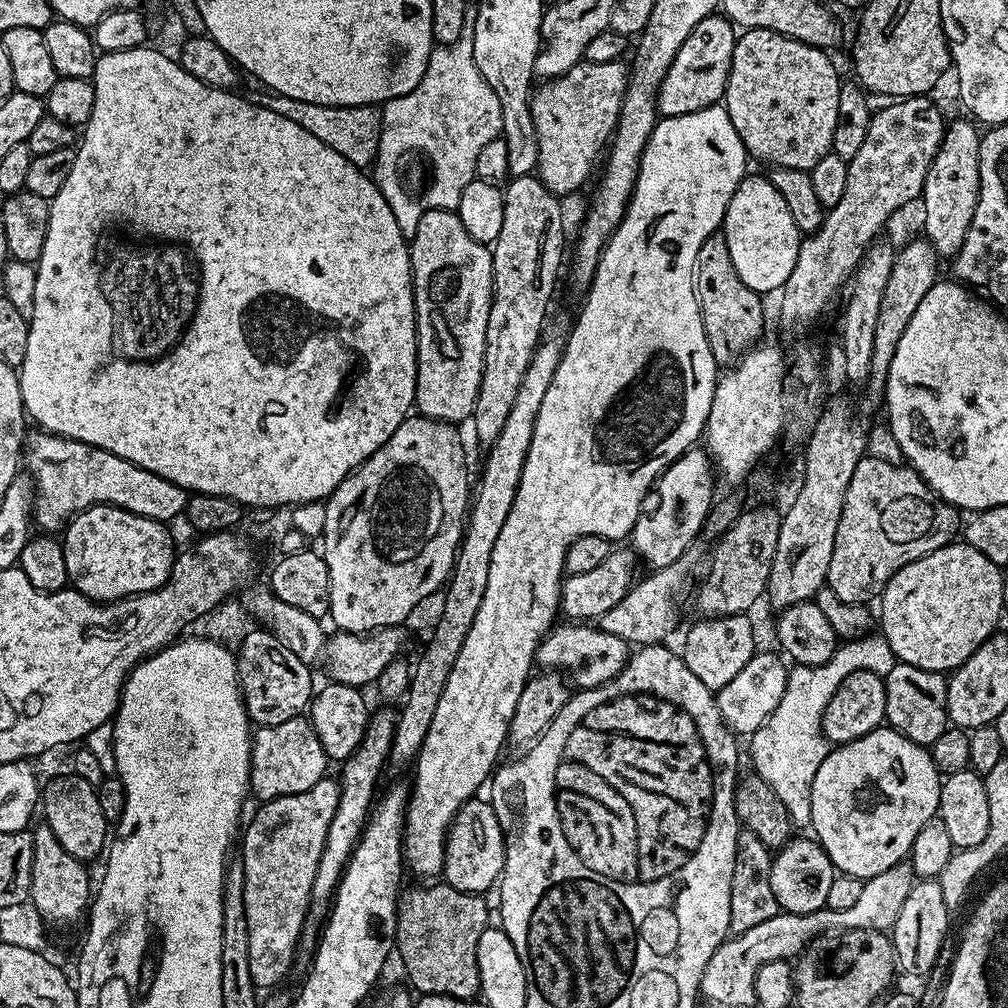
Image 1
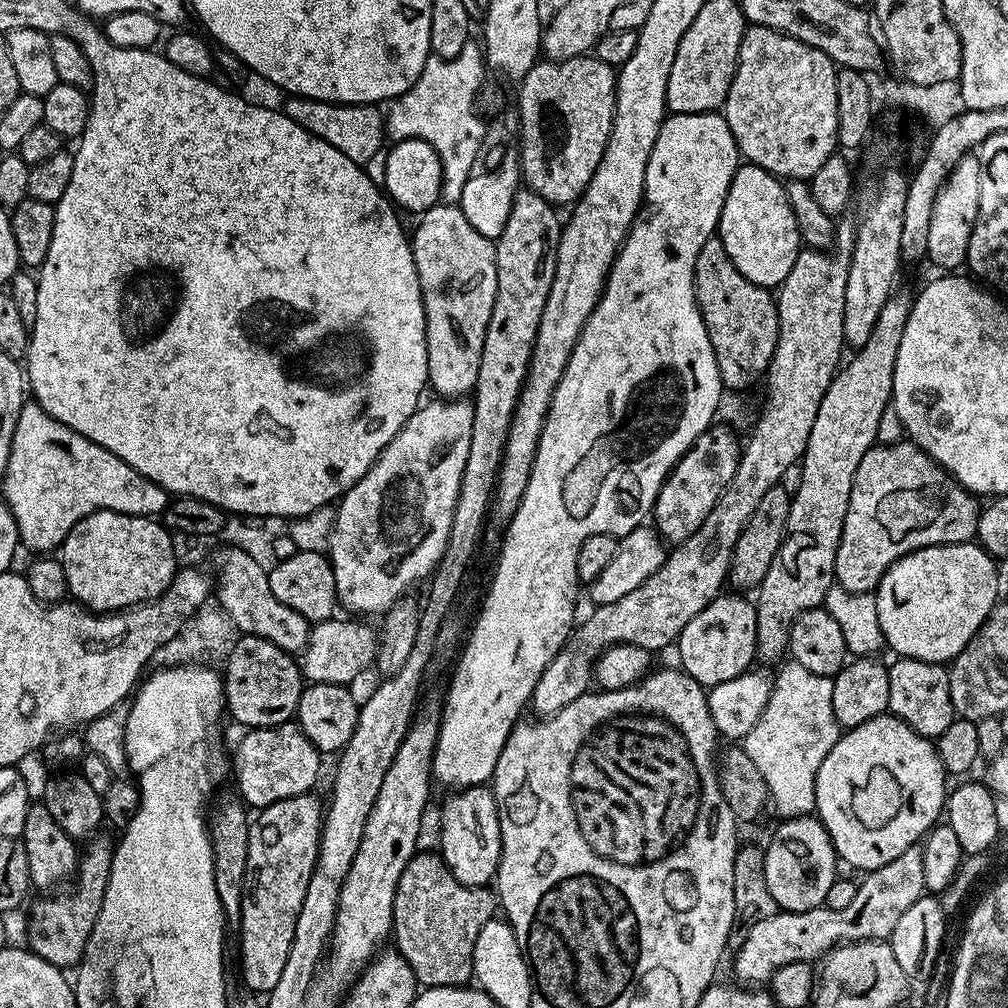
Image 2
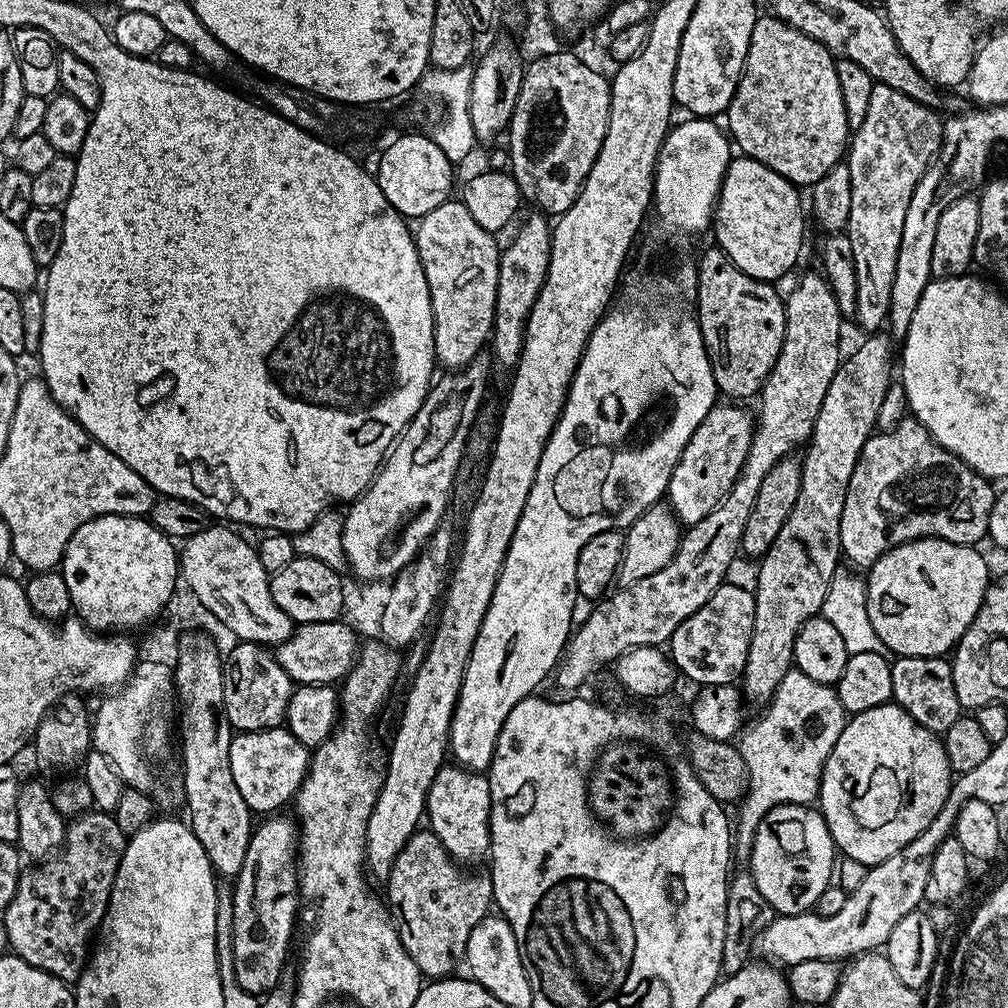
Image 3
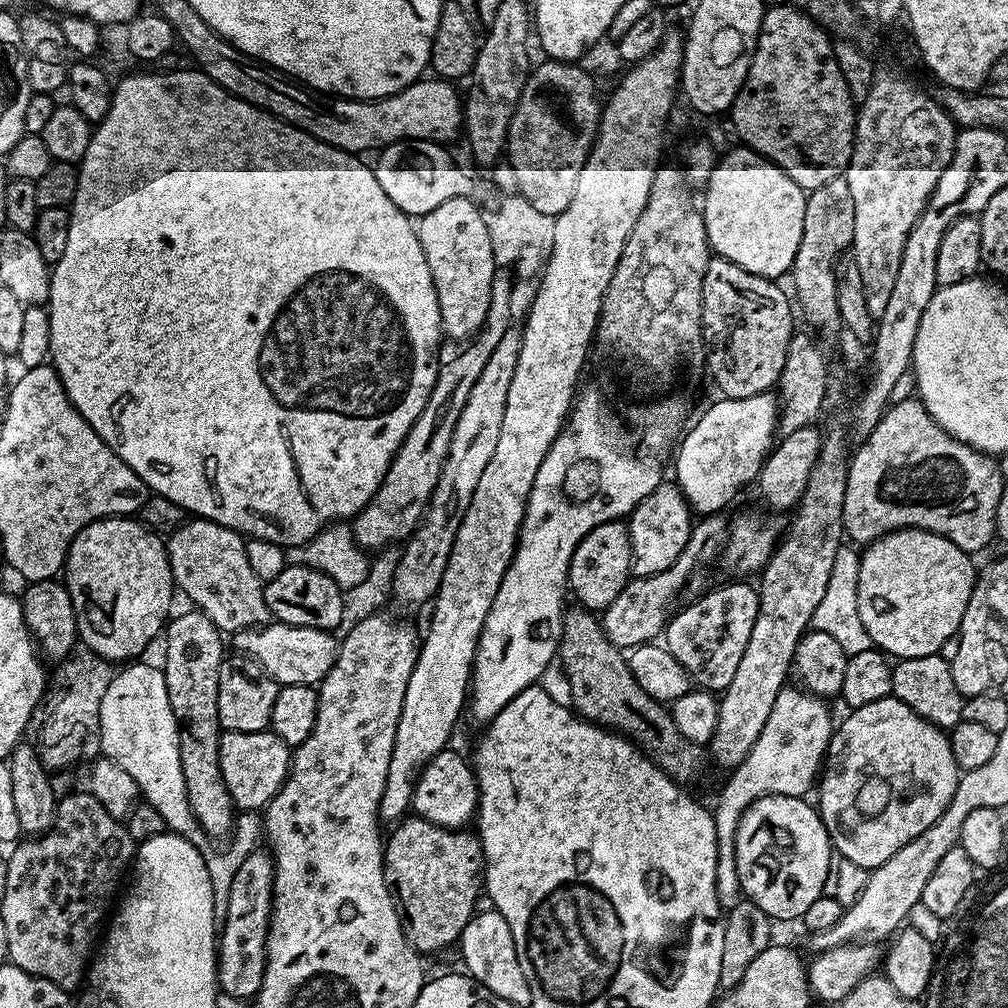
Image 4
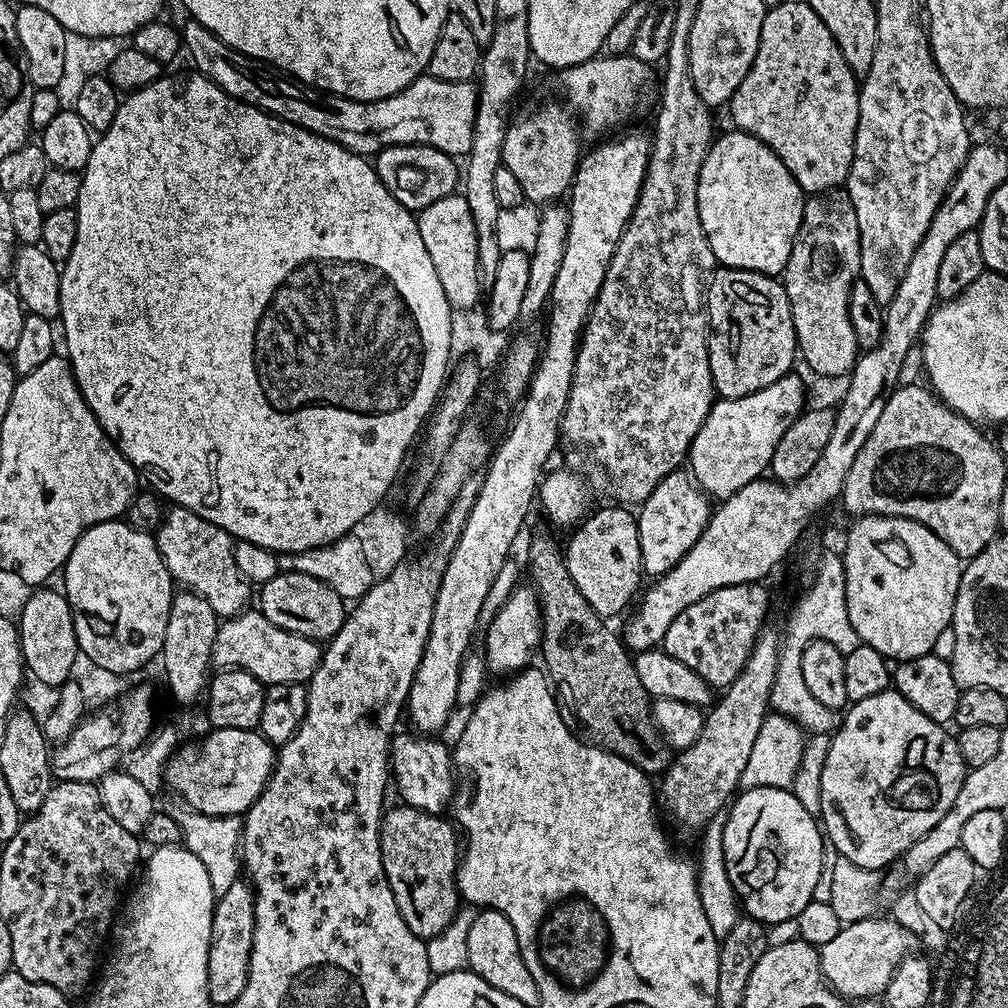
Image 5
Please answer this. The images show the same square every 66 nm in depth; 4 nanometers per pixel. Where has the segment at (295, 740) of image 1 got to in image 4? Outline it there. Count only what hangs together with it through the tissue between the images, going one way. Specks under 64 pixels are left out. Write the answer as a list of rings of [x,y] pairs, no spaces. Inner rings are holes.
[[[265,730],[263,732],[224,732],[220,737],[221,774],[224,775],[225,784],[233,798],[235,807],[240,810],[260,810],[267,806],[274,798],[274,794],[278,794],[278,790],[284,785],[284,779],[288,777],[288,767],[292,765],[292,754],[293,749],[289,748],[286,742],[282,742],[282,738],[275,736],[271,730]]]

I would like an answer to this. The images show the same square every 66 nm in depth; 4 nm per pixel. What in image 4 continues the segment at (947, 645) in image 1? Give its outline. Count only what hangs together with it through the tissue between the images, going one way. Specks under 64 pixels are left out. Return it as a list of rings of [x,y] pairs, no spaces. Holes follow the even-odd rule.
[[[900,528],[872,541],[859,553],[859,558],[858,615],[862,618],[862,626],[866,626],[866,634],[870,634],[879,651],[892,658],[935,656],[948,639],[951,641],[959,633],[962,614],[966,614],[978,575],[977,565],[972,565],[973,557],[969,553],[933,532]]]

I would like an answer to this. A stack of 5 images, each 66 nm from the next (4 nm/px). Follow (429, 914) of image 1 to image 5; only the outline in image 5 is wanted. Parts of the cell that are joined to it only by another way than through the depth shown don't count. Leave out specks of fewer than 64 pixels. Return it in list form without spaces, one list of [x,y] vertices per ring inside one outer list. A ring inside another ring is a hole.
[[[389,807],[380,817],[382,870],[390,890],[394,890],[394,902],[398,902],[406,926],[421,938],[437,936],[452,925],[461,911],[456,872],[462,856],[457,849],[455,830],[447,819],[443,820],[443,815],[399,807]]]

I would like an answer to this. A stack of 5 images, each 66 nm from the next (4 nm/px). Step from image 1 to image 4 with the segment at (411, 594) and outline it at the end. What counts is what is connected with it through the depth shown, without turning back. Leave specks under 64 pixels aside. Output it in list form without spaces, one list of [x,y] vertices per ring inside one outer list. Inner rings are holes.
[[[497,267],[492,285],[490,286],[490,306],[486,310],[484,325],[476,333],[474,339],[461,350],[457,356],[439,365],[434,390],[414,426],[400,443],[396,457],[388,467],[372,503],[356,513],[351,521],[352,532],[357,542],[365,550],[382,550],[392,543],[403,541],[411,536],[412,531],[420,525],[420,519],[428,508],[428,500],[432,496],[434,486],[442,474],[443,463],[447,460],[450,450],[451,435],[454,434],[455,424],[458,422],[462,408],[470,397],[470,390],[477,382],[480,373],[485,369],[490,354],[502,339],[502,334],[514,321],[512,315],[512,276],[507,267]],[[473,343],[473,344],[472,344]],[[472,344],[472,345],[471,345]],[[374,548],[374,549],[372,549]]]

